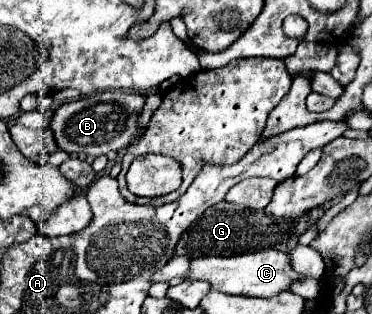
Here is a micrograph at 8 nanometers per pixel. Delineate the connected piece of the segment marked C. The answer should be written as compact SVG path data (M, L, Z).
M262 249L256 253L244 253L234 257L198 257L192 259L188 279L202 279L212 285L212 289L228 293L228 295L246 295L246 297L274 297L282 291L288 291L292 283L306 279L296 273L288 253L278 249Z

